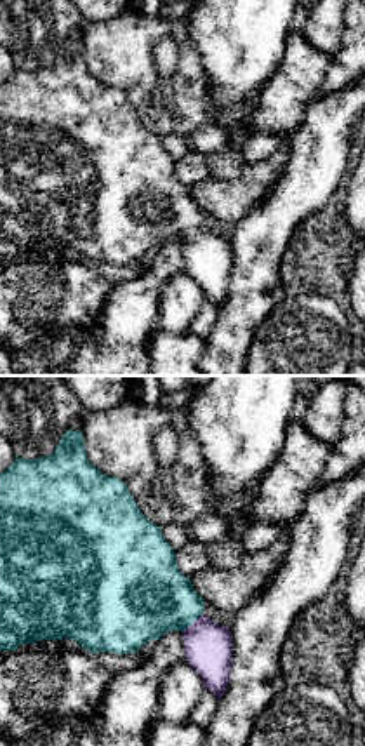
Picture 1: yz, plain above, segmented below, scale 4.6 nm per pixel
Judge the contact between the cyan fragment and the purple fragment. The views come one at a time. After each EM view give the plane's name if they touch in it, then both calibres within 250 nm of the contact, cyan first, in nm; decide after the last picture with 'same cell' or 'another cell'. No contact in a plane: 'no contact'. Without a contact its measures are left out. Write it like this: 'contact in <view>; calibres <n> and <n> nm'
contact in yz; calibres 380 and 220 nm

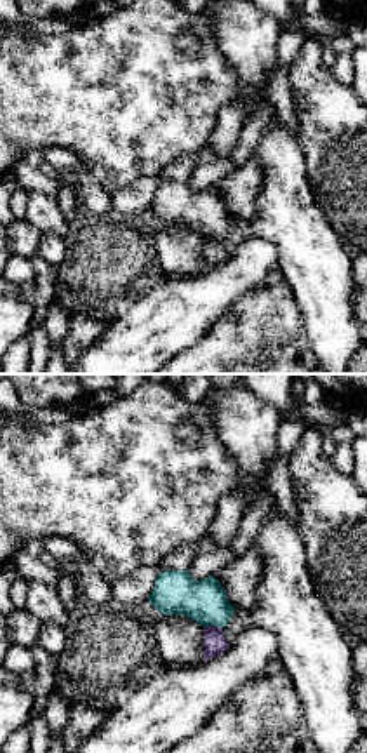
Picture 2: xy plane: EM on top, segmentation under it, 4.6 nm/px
contact in xy; calibres 200 and 110 nm

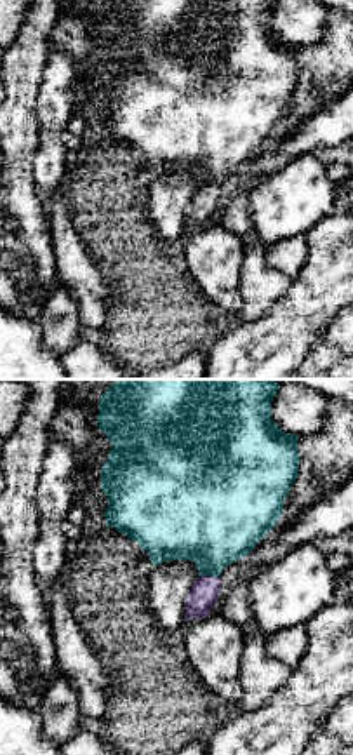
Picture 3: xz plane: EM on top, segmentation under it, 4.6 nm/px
contact in xz; calibres 420 and 140 nm

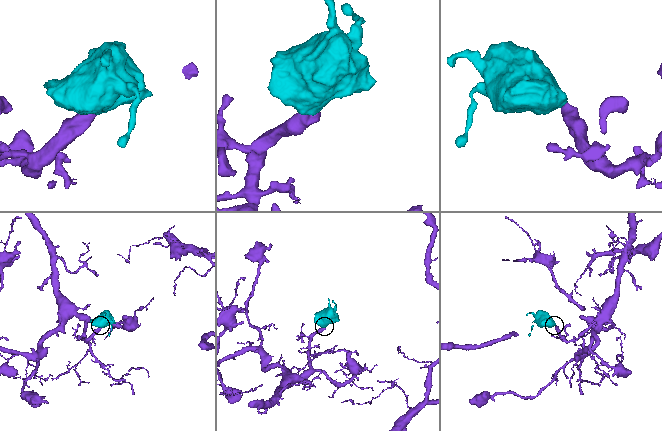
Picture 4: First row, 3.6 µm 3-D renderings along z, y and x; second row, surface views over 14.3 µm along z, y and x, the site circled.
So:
same cell

